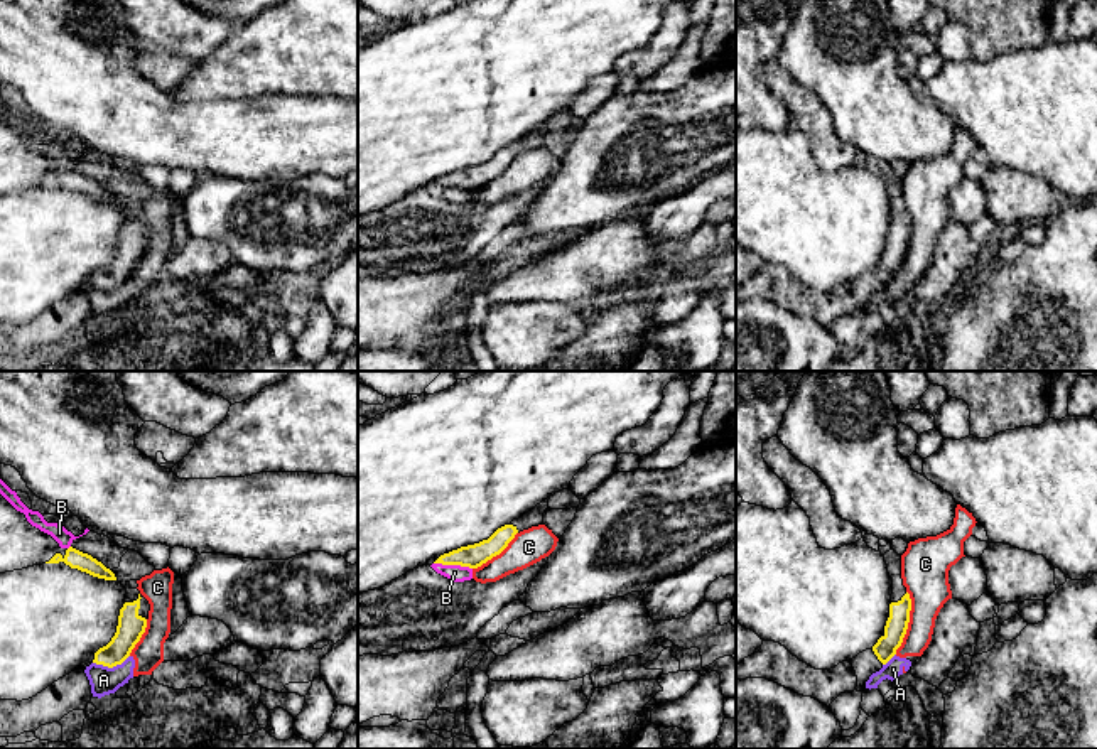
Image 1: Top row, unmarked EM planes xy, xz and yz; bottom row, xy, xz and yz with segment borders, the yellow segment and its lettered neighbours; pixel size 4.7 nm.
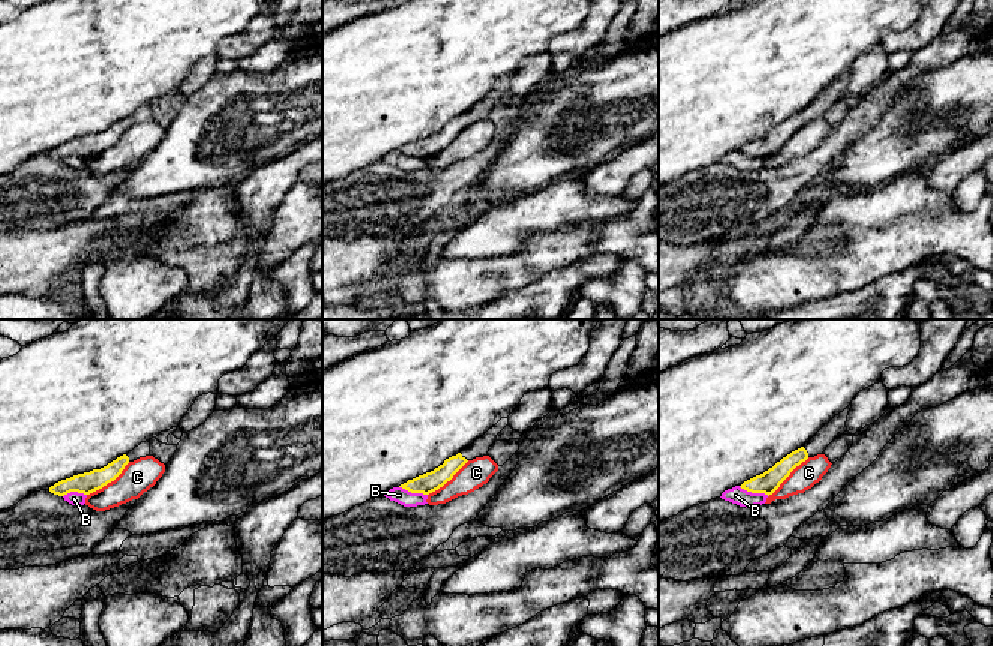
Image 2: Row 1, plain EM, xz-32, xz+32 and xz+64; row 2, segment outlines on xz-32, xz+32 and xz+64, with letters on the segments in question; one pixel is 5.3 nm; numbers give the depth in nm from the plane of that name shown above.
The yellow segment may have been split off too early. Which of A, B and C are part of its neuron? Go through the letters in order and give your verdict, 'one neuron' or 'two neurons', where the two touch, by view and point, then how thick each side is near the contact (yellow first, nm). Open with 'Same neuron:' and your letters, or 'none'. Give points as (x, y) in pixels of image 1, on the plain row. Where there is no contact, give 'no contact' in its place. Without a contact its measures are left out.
Same neuron: none
A: two neurons; meets yellow in xy at (110, 289); 130 nm thick on the yellow side, 140 nm on the other
B: two neurons; meets yellow in xz at (453, 186); 110 nm thick on the yellow side, 80 nm on the other
C: two neurons; meets yellow in yz at (908, 243); 110 nm thick on the yellow side, 220 nm on the other

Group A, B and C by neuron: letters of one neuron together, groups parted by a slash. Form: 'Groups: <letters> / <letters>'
Groups: A C / B

